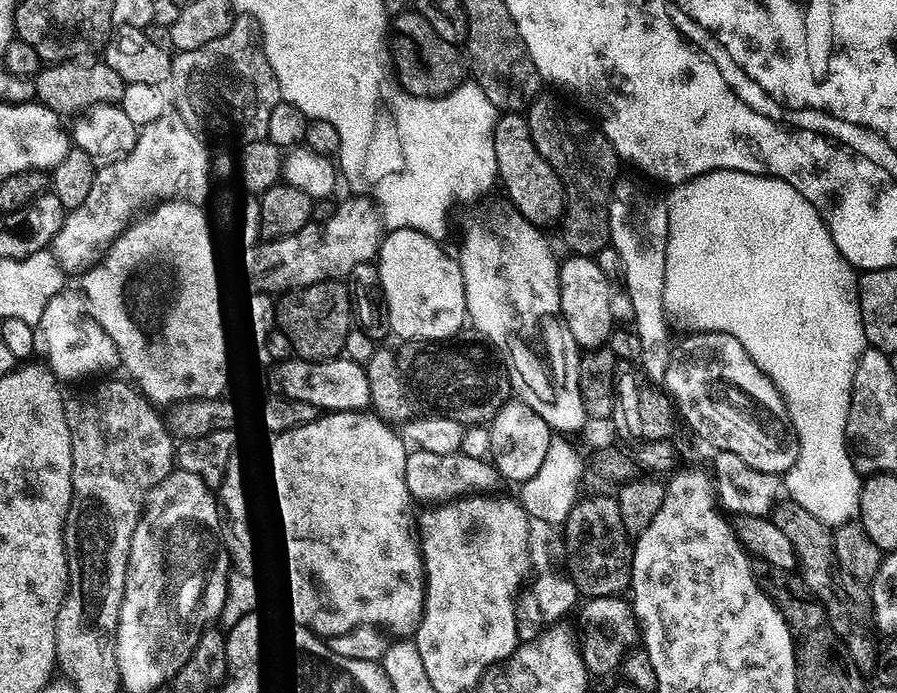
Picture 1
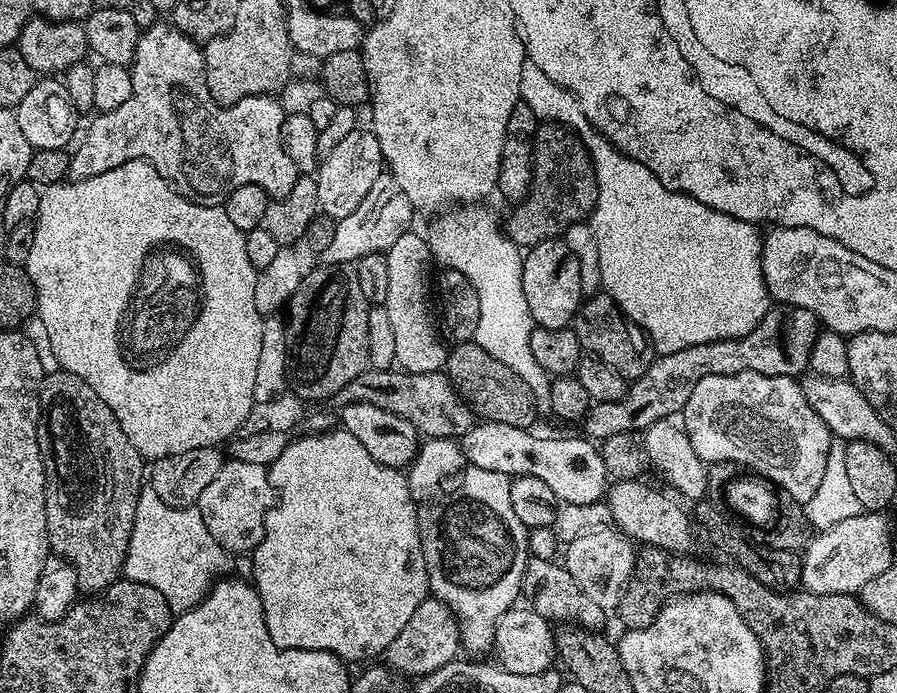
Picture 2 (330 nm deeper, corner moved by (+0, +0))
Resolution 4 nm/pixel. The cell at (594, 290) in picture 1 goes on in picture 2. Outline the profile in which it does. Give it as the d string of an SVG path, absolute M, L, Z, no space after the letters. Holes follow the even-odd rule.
M563 239L547 240L527 249L521 266L521 289L533 321L541 328L566 328L582 303L580 267Z

